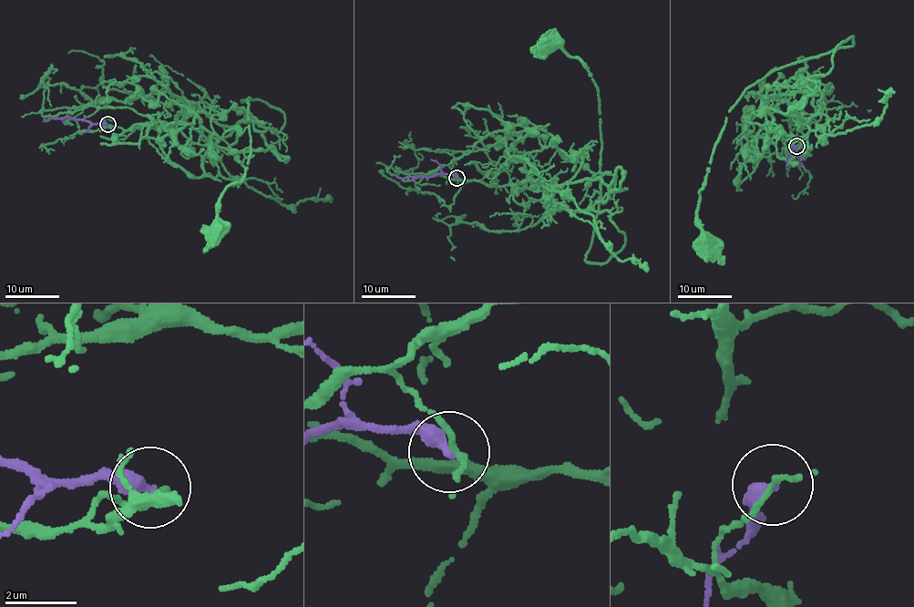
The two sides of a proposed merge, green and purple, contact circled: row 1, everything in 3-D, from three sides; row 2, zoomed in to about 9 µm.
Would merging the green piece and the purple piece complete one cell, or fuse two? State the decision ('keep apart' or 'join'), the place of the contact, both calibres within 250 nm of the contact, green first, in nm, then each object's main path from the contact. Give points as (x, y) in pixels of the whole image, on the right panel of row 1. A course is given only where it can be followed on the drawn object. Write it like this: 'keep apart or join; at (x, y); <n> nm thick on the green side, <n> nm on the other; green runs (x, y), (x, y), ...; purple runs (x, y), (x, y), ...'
keep apart; at (796, 146); 140 nm thick on the green side, 420 nm on the other; green runs (797, 145), (750, 146), (800, 159), (812, 77), (852, 36), (729, 111), (696, 211), (707, 245); purple runs (797, 145), (794, 151), (800, 161), (798, 168)

